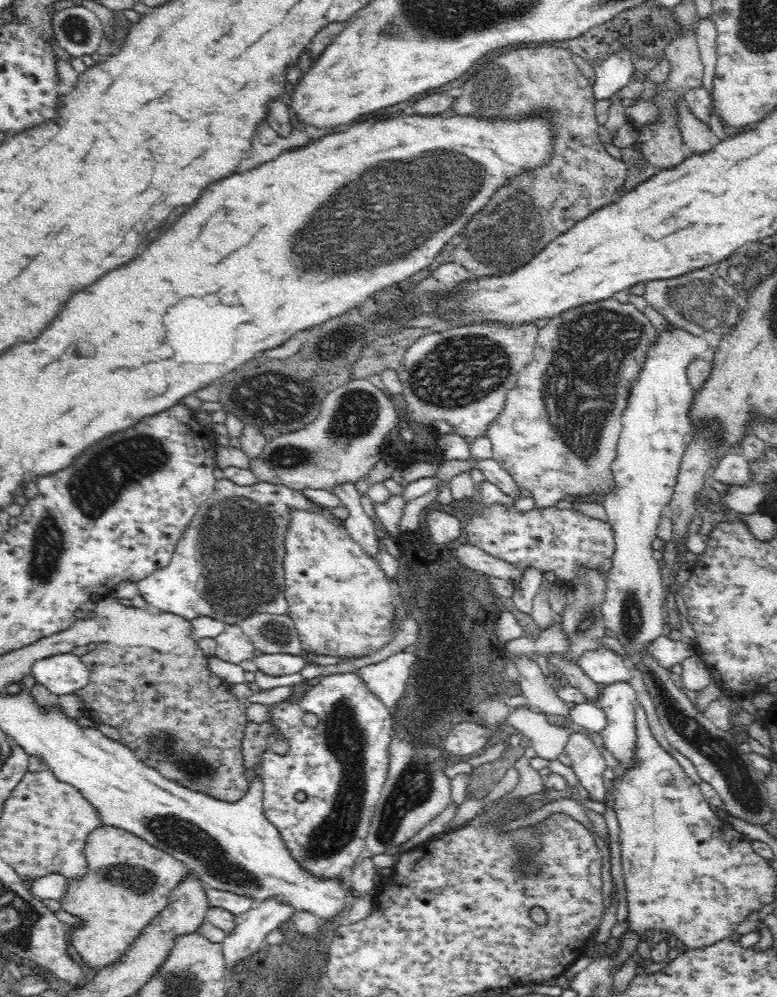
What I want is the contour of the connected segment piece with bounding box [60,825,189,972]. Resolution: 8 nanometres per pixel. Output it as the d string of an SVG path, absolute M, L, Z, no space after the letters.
M104 825L90 834L85 856L89 866L87 874L68 879L68 890L60 901L64 910L80 919L78 925L68 928L69 942L88 967L98 972L100 969L122 964L126 960L128 952L134 948L133 944L141 937L143 930L161 915L167 907L172 890L176 890L176 886L189 876L189 872L180 860L152 847L142 838L126 830Z

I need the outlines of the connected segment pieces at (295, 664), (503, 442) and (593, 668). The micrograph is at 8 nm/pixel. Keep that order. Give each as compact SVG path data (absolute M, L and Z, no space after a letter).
M261 653L253 658L253 663L257 670L262 670L264 674L280 678L300 679L302 672L311 665L301 656L293 654L266 654Z
M613 297L572 307L566 311L566 314L559 314L554 318L550 318L544 328L540 327L538 345L532 362L525 366L520 378L514 383L512 389L508 390L504 410L501 411L500 416L494 422L489 424L486 432L486 436L492 442L493 459L514 478L514 481L518 483L518 487L522 487L531 497L534 497L538 508L556 506L560 500L572 499L572 497L591 492L606 494L613 489L615 483L611 464L614 446L620 436L621 414L628 406L631 384L640 378L640 372L642 372L648 350L658 341L658 335L659 332L656 327L641 310L636 309L632 304L622 304Z
M590 647L577 658L576 663L580 671L586 673L601 687L629 682L634 673L630 663L604 647Z

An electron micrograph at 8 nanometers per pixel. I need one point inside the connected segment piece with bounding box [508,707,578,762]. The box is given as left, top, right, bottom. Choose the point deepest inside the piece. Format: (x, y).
(549, 740)

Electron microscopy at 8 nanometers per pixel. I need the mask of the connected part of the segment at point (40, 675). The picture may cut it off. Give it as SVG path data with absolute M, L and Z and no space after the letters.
M73 652L58 653L32 662L34 678L54 694L77 694L89 685L91 670Z

